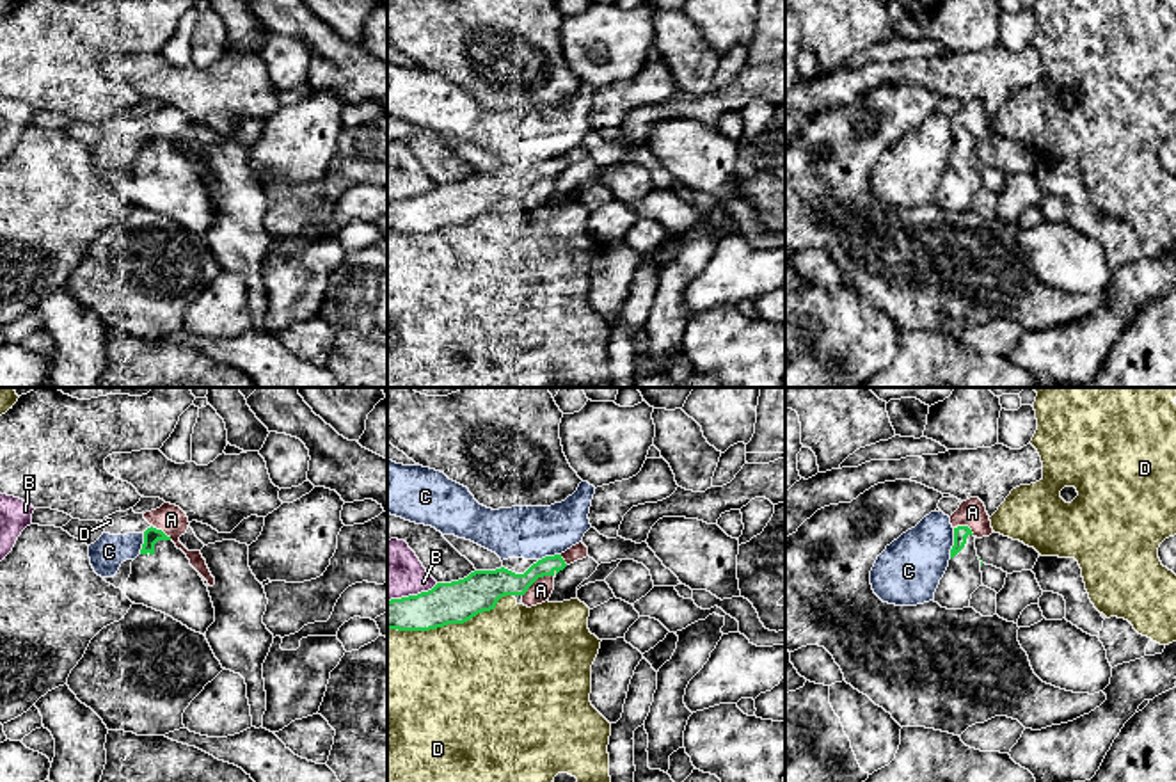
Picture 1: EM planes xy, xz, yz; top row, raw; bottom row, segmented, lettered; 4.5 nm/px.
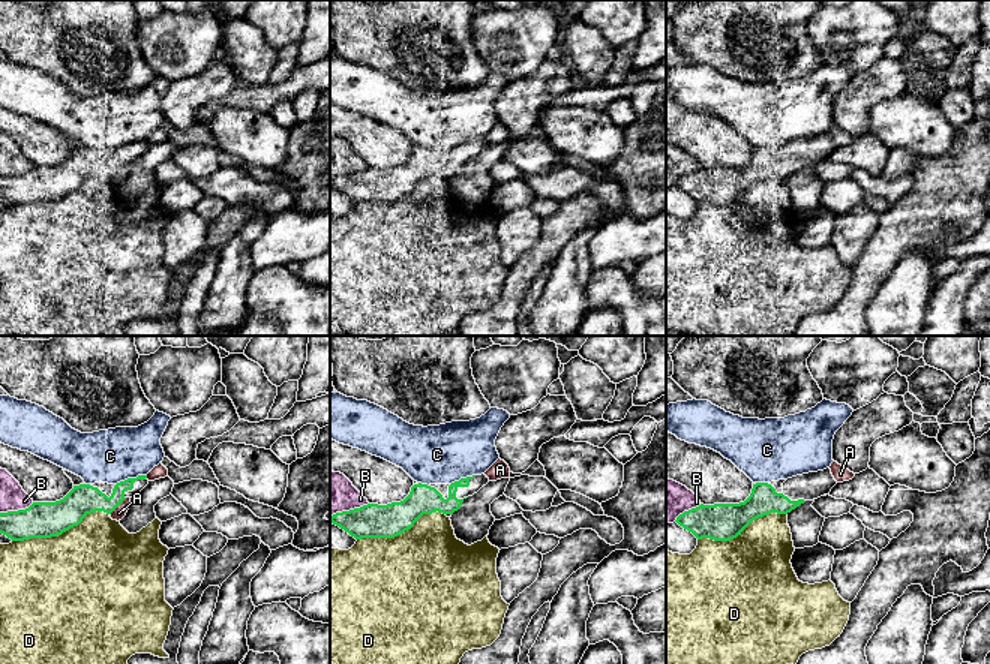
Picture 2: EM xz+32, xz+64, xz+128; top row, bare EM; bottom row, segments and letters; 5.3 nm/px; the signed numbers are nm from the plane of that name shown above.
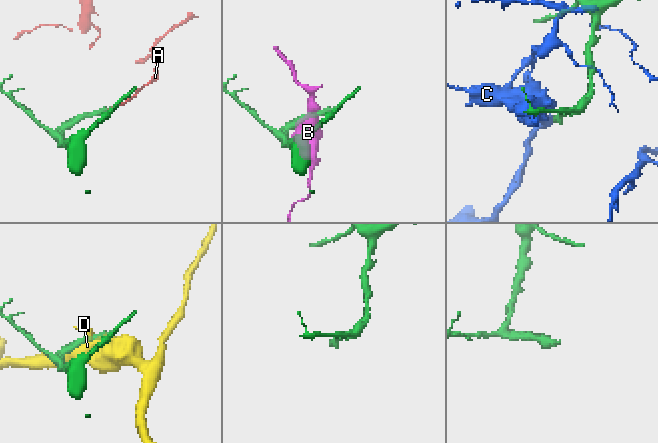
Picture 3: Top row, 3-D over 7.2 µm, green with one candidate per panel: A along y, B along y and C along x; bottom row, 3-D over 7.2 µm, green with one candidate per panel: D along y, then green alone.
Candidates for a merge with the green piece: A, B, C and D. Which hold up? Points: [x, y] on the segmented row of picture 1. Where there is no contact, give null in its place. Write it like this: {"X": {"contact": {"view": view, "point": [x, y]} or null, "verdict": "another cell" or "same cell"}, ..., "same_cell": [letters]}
{"A": {"contact": {"view": "xz", "point": [537, 578]}, "verdict": "another cell"}, "B": {"contact": {"view": "xz", "point": [413, 596]}, "verdict": "another cell"}, "C": {"contact": {"view": "yz", "point": [954, 542]}, "verdict": "another cell"}, "D": {"contact": {"view": "xz", "point": [450, 622]}, "verdict": "another cell"}, "same_cell": []}

